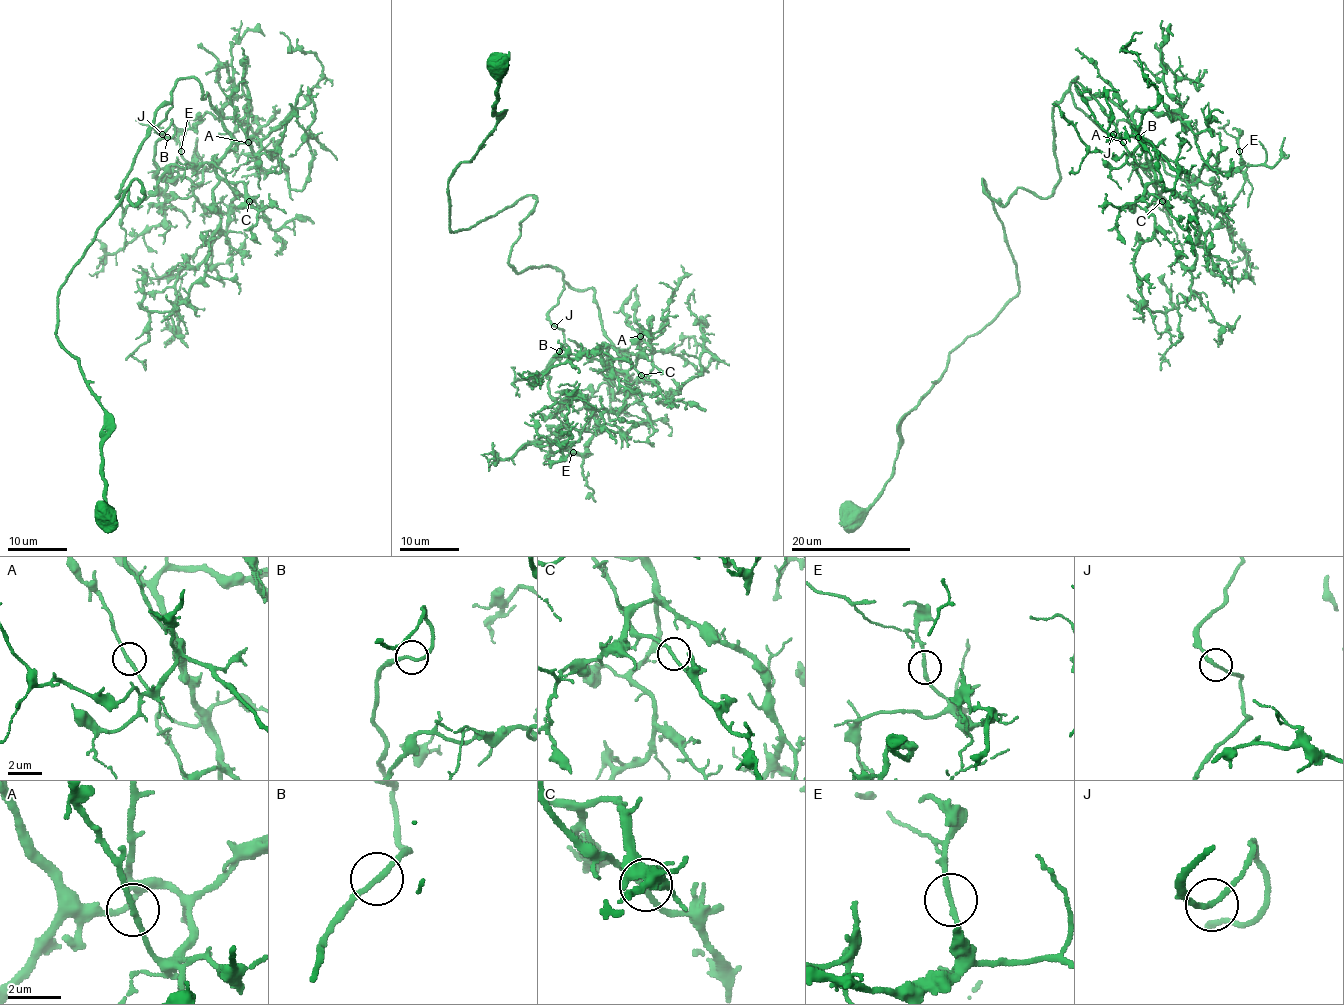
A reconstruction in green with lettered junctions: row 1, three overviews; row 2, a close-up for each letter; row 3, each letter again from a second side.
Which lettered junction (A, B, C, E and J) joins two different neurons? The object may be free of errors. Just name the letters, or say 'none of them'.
none of them

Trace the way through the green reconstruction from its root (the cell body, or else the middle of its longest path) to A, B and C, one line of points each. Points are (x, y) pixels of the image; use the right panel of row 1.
A: (853, 515), (1018, 292), (982, 180), (1004, 205), (1052, 193), (1075, 78), (1123, 142)
B: (853, 515), (947, 356), (1018, 292), (982, 180), (1004, 205), (1052, 193), (1069, 91), (1138, 138)
C: (853, 515), (1016, 295), (982, 180), (1004, 205), (1052, 193), (1075, 78), (1130, 118), (1162, 201)

